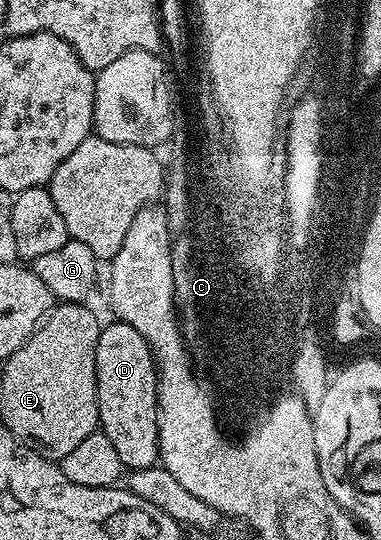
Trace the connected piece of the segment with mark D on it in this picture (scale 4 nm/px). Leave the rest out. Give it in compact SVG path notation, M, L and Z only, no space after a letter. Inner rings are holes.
M120 322L106 323L95 346L95 378L97 379L97 405L99 406L99 428L111 438L116 453L125 470L152 468L158 463L159 422L157 421L157 362L147 346L147 338L135 330L135 326Z

